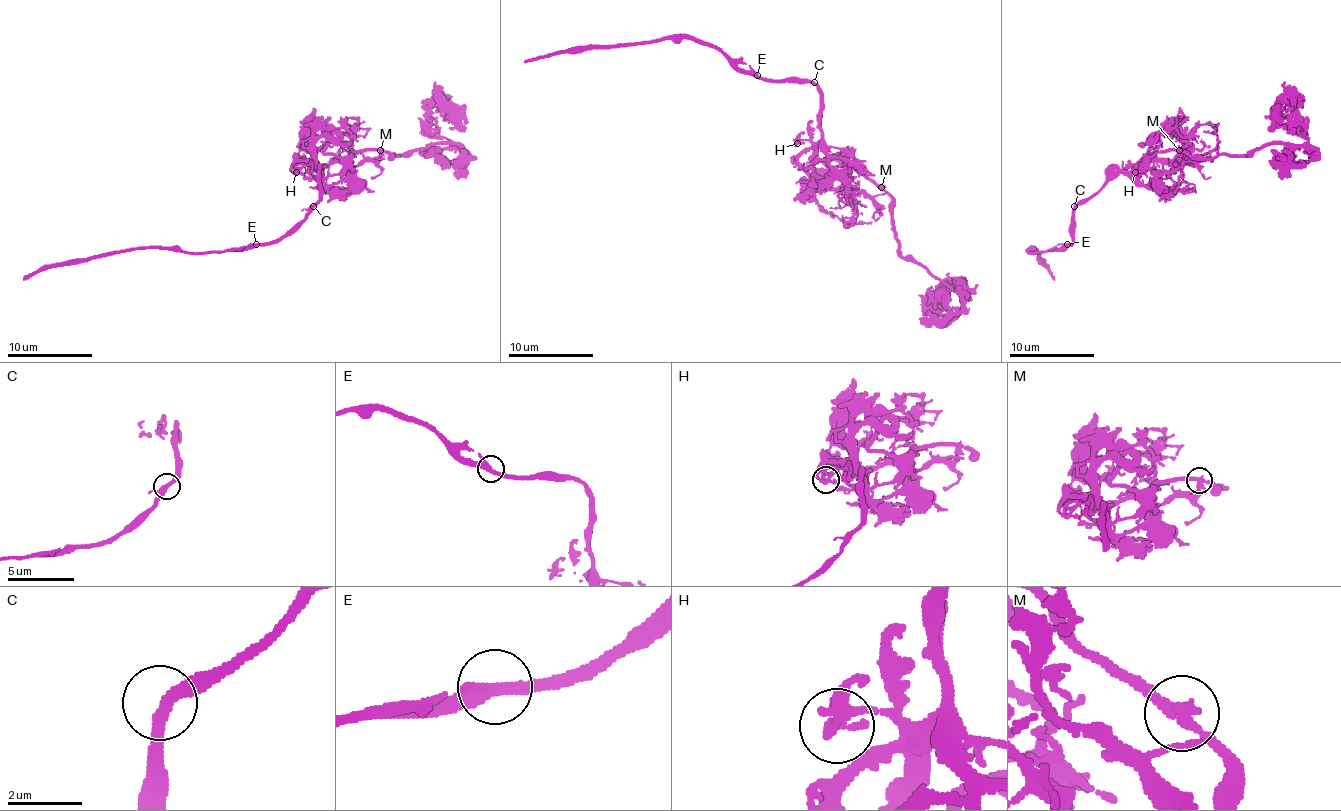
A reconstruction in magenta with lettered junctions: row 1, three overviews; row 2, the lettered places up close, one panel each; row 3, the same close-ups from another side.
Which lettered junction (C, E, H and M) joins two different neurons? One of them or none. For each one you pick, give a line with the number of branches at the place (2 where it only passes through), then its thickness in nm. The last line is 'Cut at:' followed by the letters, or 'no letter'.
Cut at: no letter

